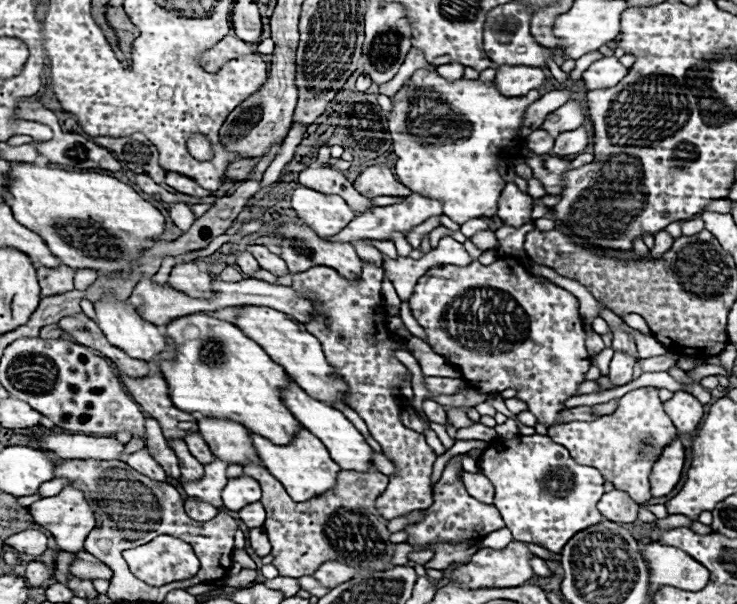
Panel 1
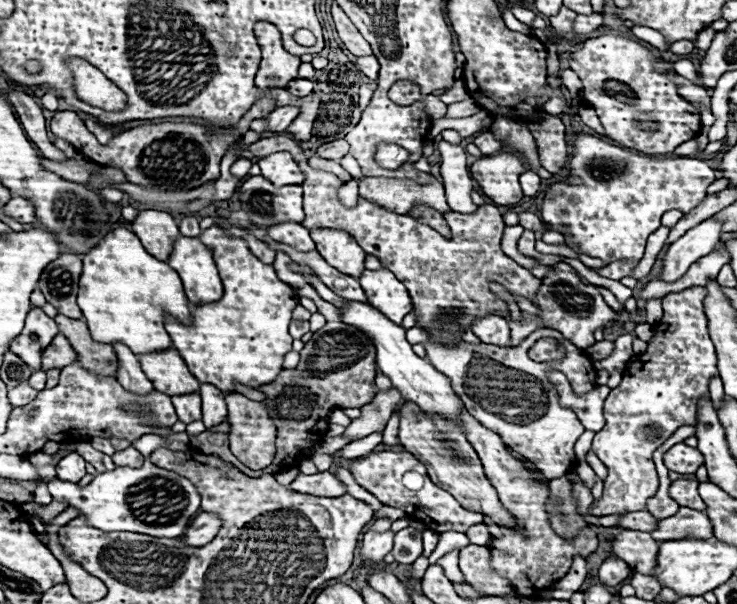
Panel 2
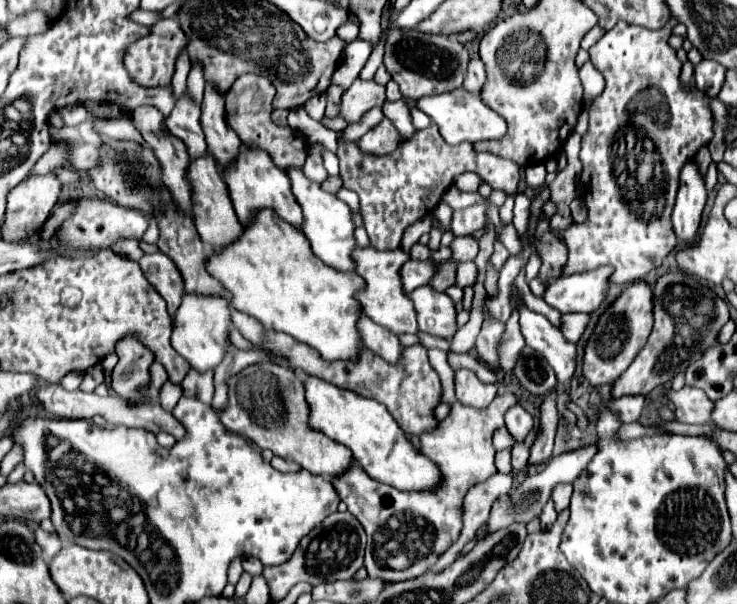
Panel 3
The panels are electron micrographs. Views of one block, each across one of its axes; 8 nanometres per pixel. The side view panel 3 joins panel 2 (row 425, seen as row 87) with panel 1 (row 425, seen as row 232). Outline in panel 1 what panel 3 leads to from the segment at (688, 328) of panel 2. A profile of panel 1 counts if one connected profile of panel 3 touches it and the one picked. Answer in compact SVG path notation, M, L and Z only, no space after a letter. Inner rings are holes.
M638 388L618 400L618 410L592 422L568 422L548 428L548 436L564 446L578 464L594 466L616 490L624 490L634 502L646 504L650 496L650 470L662 448L676 438L678 430L662 408L656 388Z

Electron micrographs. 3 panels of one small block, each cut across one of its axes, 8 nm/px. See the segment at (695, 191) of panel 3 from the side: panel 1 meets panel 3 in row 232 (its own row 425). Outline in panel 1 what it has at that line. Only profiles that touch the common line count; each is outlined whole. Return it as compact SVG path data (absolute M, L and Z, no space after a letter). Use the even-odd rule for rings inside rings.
M682 390L674 392L674 396L664 402L664 410L672 418L674 426L684 434L694 432L704 414L702 404L692 394Z

